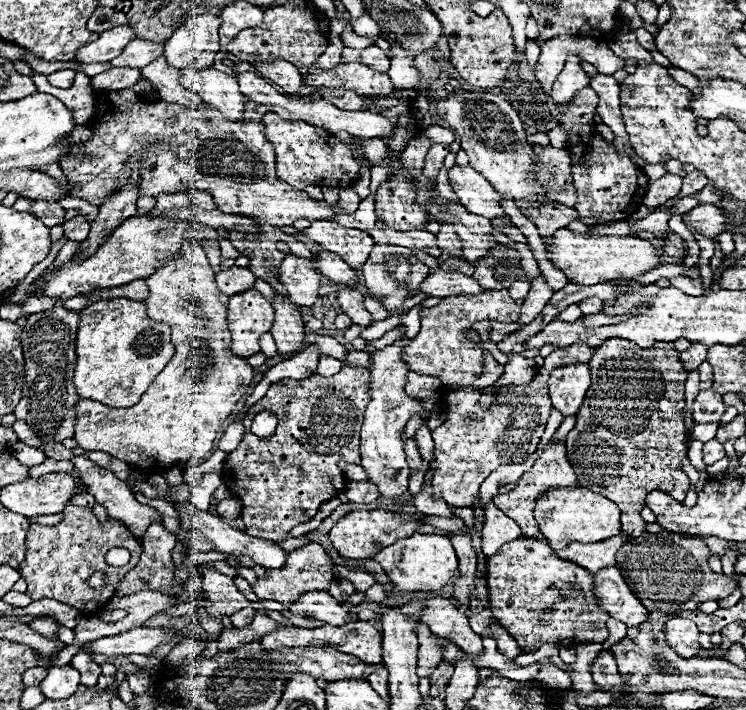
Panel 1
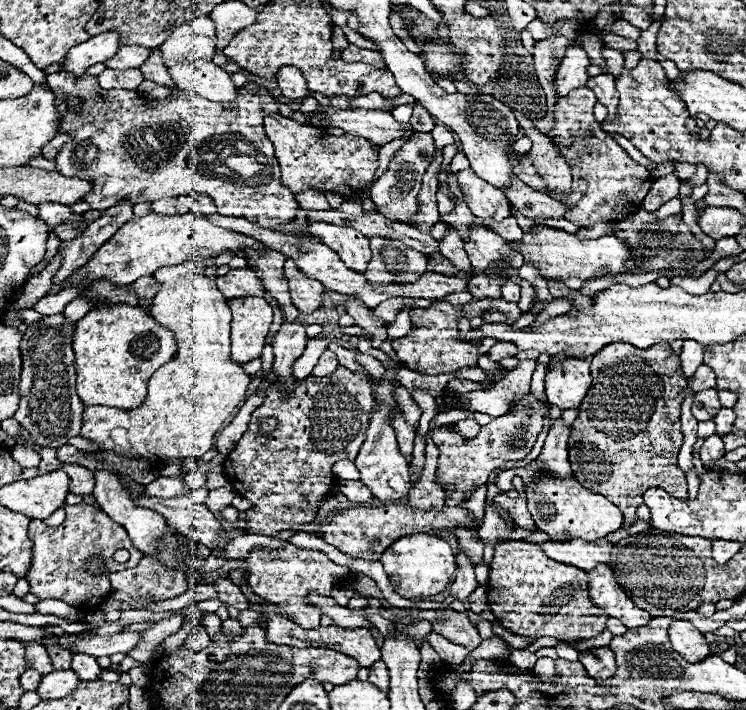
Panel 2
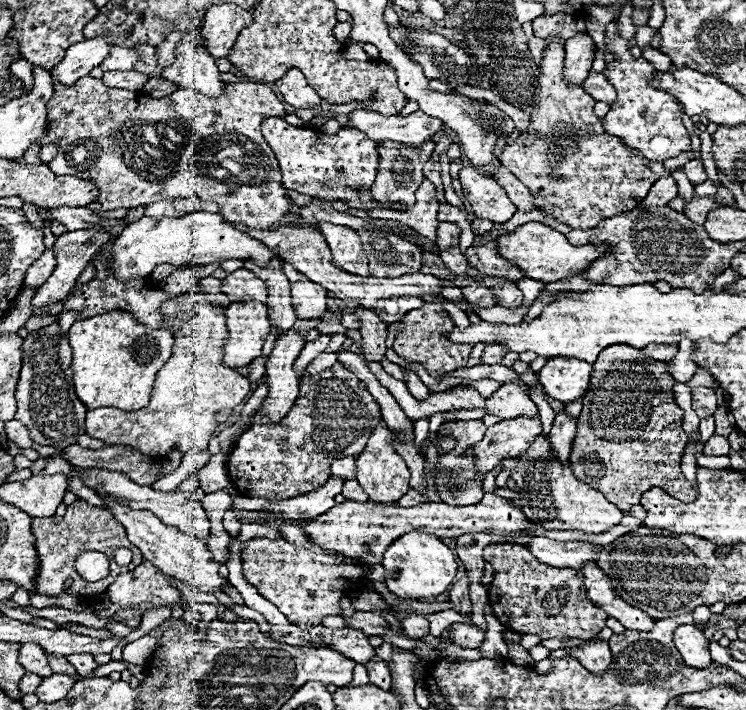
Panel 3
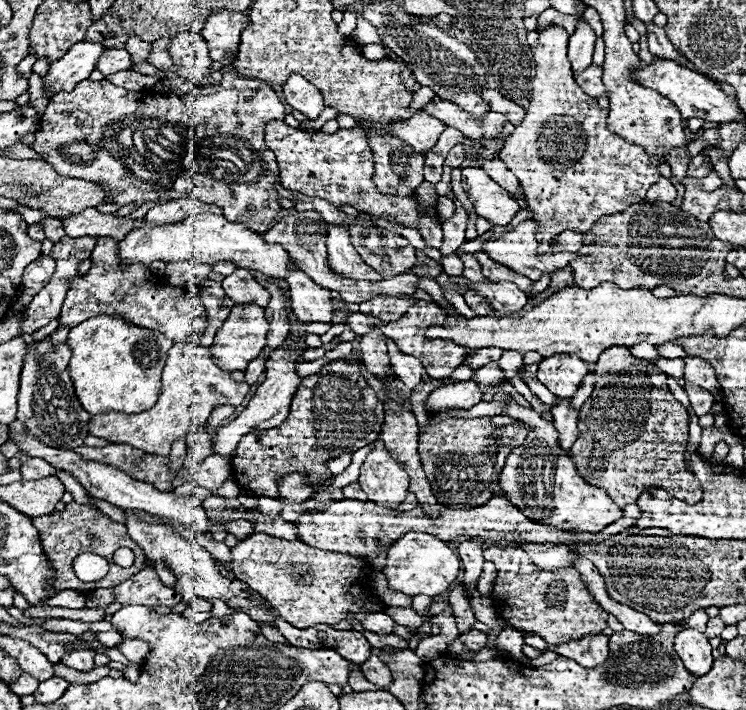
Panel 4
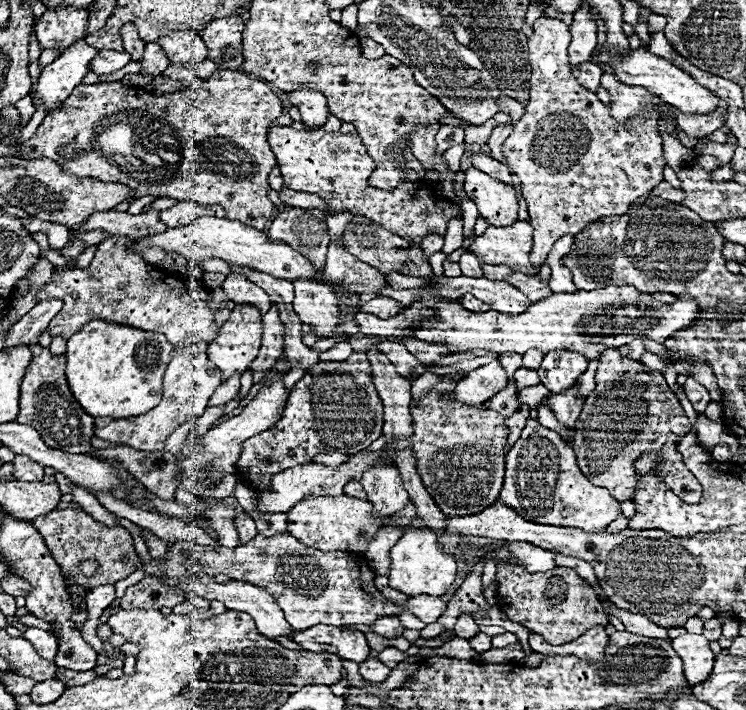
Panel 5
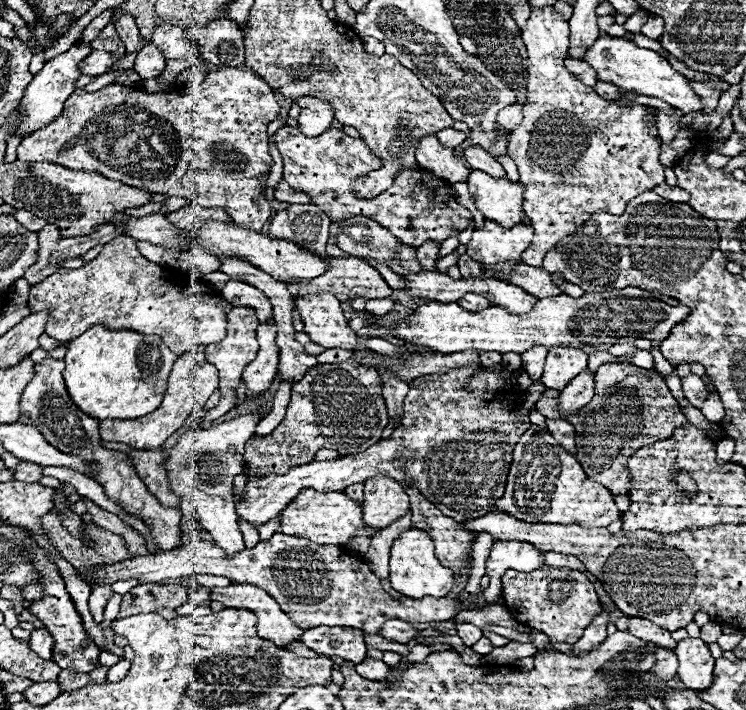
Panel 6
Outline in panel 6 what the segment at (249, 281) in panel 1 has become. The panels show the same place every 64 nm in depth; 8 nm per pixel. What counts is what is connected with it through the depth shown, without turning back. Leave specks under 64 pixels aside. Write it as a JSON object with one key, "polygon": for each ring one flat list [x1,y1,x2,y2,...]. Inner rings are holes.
{"polygon":[[230,278,226,282,226,286,222,288,222,296,232,306,248,306,248,308,254,308,258,312,260,322,266,322,272,316,272,304,264,296,264,292,258,290,258,288,254,288,254,286,250,286,250,284,246,284,246,282,242,282,242,280]]}

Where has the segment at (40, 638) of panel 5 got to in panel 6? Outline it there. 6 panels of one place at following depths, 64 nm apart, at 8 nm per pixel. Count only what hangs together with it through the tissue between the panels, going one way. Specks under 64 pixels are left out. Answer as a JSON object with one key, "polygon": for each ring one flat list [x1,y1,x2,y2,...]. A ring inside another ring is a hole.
{"polygon":[[44,628,30,632,30,646,32,650,36,650,36,654,40,654,40,658,52,656,52,638]]}

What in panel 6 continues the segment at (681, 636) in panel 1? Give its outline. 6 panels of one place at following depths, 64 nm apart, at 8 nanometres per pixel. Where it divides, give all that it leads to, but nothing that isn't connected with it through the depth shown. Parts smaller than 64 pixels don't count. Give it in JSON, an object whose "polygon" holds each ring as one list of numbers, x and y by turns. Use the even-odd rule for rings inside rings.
{"polygon":[[686,638,680,640,674,648,680,668,678,678,684,682,690,690,704,690,704,686,712,684,714,678,714,658,700,638]]}

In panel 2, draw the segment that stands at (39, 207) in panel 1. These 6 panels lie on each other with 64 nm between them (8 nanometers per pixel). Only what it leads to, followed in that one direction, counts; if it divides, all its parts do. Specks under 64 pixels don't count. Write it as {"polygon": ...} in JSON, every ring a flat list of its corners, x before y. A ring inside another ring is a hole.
{"polygon":[[56,202,38,204,38,210,40,210,40,218,50,228,56,228,56,226,66,224,66,222,70,222,72,226,80,226,82,224,82,214,72,214,72,210,68,206,64,206,64,204,56,204]]}

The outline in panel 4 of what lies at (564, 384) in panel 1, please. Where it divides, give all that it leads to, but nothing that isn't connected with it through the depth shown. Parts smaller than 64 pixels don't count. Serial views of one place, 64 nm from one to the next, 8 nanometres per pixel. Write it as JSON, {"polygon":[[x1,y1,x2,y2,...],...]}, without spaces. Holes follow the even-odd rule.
{"polygon":[[554,354,552,358,544,358,536,372,538,380,558,398,572,398,582,378,588,374,588,364,580,362,580,358,572,358,570,354]]}

